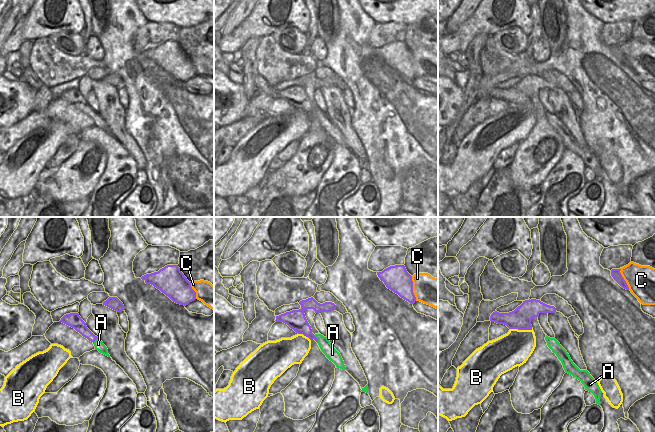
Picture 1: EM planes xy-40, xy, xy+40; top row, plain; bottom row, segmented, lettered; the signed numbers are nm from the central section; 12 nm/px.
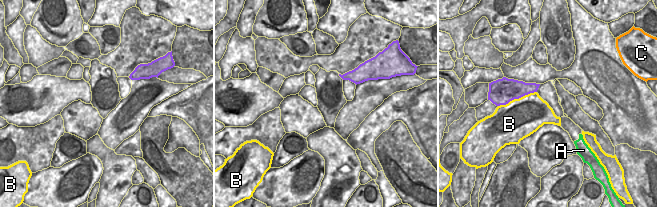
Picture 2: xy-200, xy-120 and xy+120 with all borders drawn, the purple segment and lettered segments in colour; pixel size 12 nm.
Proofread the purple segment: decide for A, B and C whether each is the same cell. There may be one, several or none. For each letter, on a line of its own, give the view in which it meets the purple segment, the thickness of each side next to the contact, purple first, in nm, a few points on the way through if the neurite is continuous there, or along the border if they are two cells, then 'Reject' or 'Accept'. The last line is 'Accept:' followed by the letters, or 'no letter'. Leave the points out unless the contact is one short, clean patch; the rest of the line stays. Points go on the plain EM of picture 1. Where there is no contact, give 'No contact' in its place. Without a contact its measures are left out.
A: Touches purple in xy. Thickness 190 nm (purple) against 150 nm. Boundary: xy (314, 111), (318, 118). Reject
B: Touches purple in xy+40. Thickness 260 nm (purple) against 400 nm. Reject
C: Touches purple in xy. Thickness 320 nm (purple) against 340 nm. Boundary: xy (411, 52), (412, 68), (416, 76). Reject
Accept: no letter

